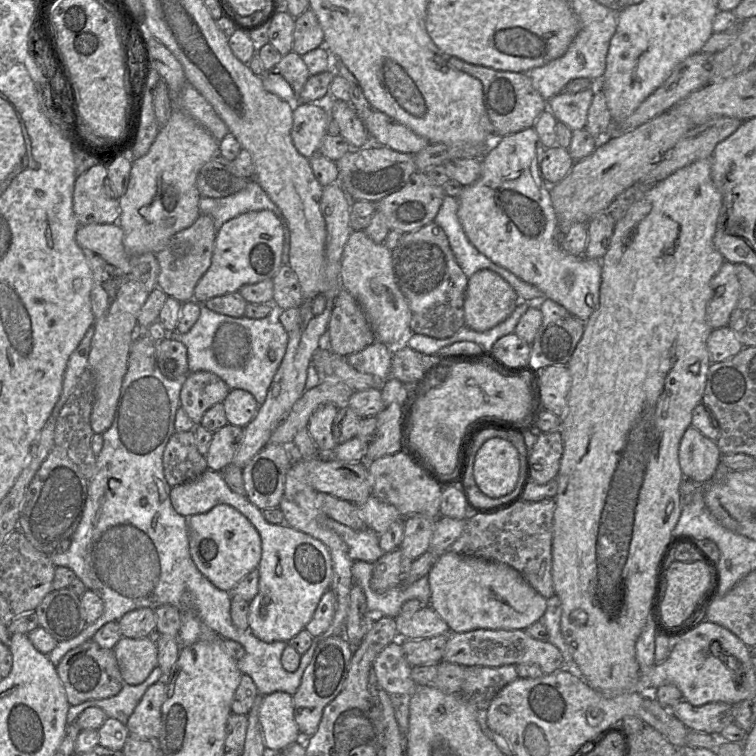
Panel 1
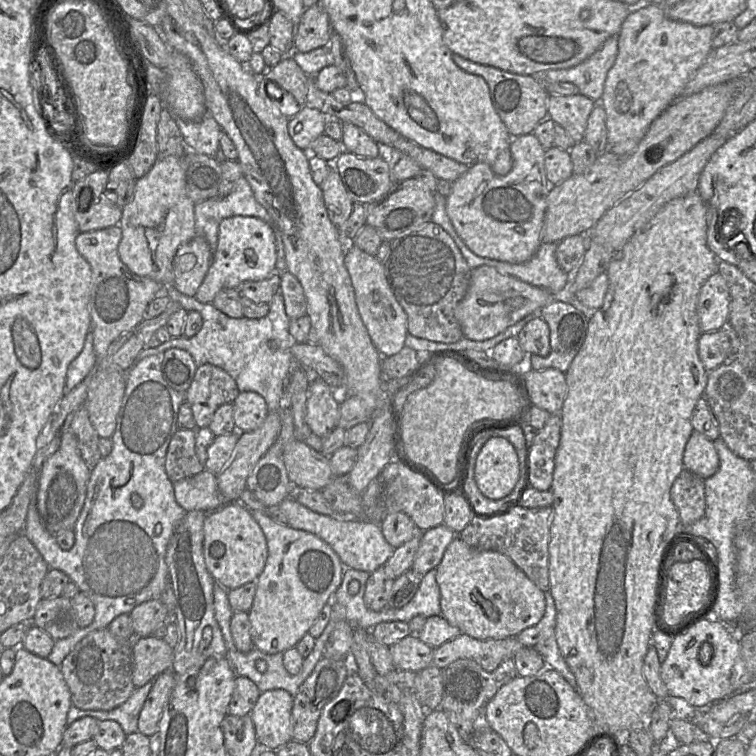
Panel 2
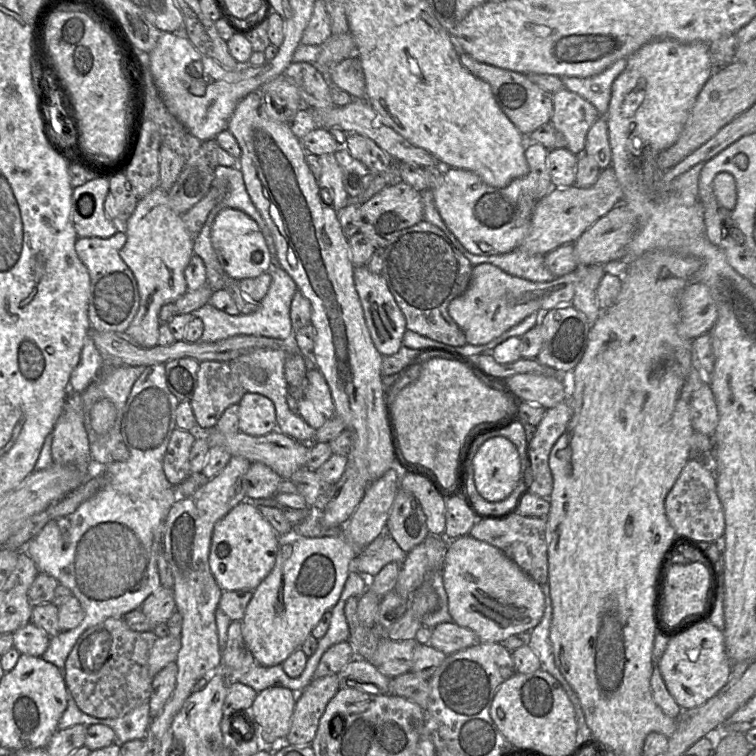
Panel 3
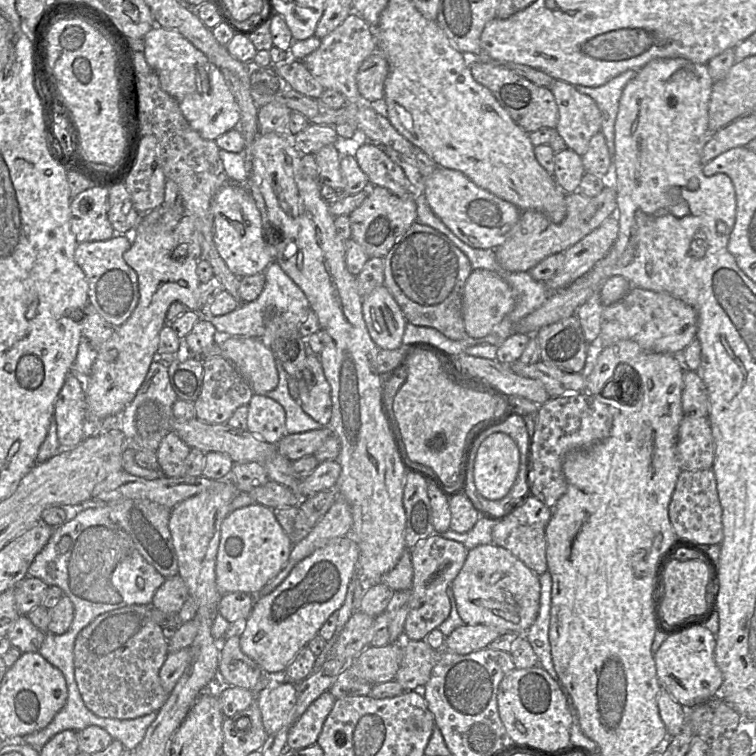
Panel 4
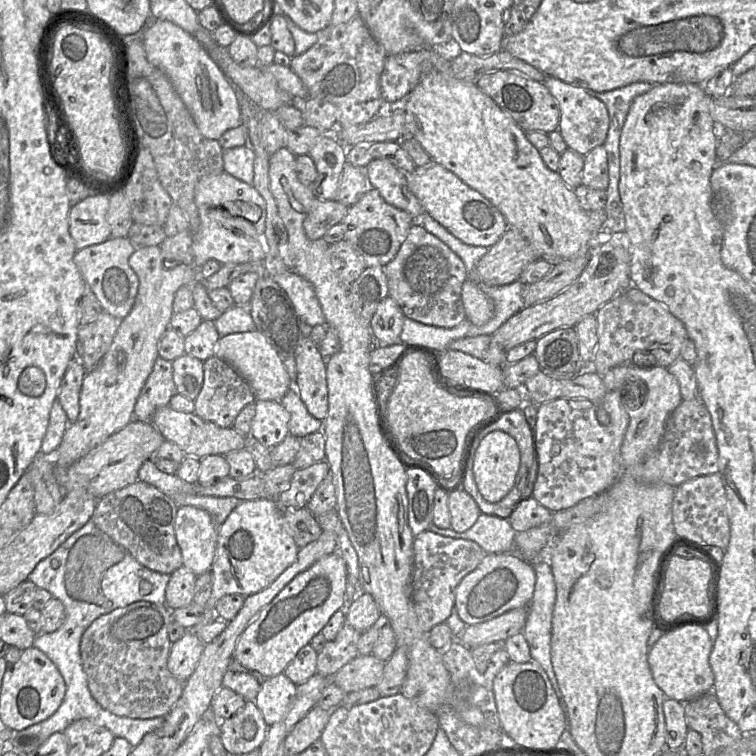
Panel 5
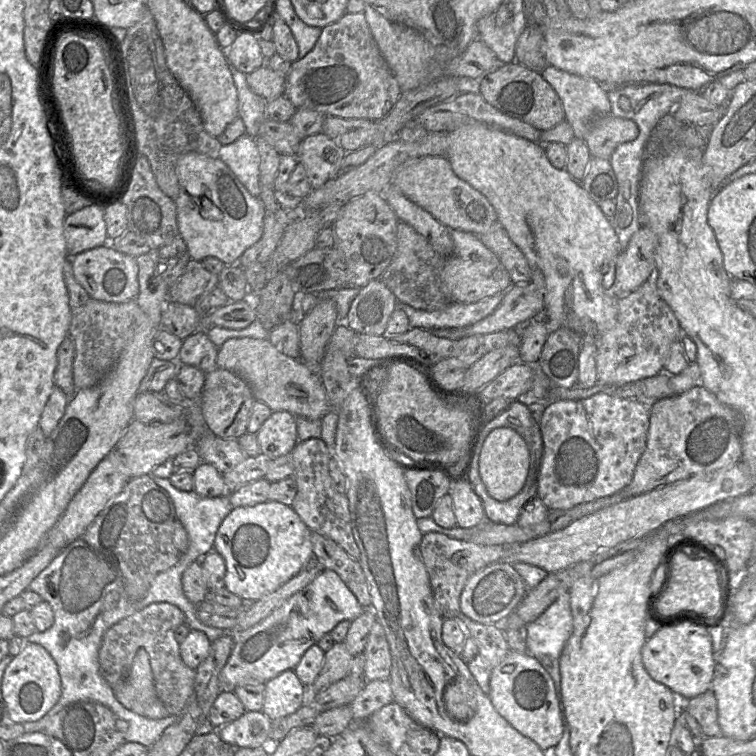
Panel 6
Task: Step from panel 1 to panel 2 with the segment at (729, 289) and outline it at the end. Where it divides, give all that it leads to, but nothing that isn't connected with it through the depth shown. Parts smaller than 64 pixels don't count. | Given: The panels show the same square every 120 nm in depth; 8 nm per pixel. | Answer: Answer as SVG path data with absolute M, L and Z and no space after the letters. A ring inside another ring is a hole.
M717 271L702 285L698 297L697 314L702 333L727 327L730 303L727 283Z

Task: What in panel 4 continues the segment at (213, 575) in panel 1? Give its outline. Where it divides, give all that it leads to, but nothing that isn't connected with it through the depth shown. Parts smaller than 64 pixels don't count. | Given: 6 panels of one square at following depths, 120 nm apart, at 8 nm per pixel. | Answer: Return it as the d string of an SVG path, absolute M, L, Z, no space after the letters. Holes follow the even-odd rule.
M254 503L233 510L221 524L215 574L222 595L242 592L257 595L285 567L293 544L277 521L273 509Z

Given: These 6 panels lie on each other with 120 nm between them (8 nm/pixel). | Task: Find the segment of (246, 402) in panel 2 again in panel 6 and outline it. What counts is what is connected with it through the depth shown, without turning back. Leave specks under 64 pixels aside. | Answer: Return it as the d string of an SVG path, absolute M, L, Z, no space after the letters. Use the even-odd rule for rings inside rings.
M287 411L271 413L256 434L263 455L275 460L294 450L298 443L295 420Z

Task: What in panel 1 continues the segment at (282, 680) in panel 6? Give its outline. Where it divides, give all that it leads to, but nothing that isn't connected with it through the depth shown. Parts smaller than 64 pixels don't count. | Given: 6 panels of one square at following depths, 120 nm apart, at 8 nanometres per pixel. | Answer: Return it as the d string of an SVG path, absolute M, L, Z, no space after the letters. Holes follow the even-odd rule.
M276 691L261 698L259 721L268 750L281 751L290 743L302 740L294 719L293 698L286 692Z

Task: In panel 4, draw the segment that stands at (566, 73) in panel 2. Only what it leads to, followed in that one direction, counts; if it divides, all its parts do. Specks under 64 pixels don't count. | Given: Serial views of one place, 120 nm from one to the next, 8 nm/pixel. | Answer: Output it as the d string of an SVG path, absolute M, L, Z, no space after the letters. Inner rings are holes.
M627 70L626 72L612 78L604 85L598 87L588 87L576 85L580 92L591 97L597 104L601 113L601 132L603 133L609 152L612 156L610 166L609 182L613 185L612 174L614 172L615 155L615 121L619 110L619 101L623 89L628 82L636 75L637 70Z

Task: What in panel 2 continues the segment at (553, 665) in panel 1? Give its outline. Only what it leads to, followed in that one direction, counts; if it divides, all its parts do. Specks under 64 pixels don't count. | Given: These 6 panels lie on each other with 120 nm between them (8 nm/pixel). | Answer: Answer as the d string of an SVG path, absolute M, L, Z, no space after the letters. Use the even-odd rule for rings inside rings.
M461 633L434 649L431 666L444 669L458 659L470 659L486 671L494 671L504 660L514 658L524 646L516 637L480 640Z

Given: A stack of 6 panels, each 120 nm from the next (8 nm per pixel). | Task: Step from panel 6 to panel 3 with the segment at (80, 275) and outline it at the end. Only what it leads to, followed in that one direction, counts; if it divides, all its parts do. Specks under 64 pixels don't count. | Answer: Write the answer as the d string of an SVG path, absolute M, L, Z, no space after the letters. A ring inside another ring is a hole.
M117 231L108 238L78 237L75 250L90 276L88 318L90 330L101 332L125 332L137 314L140 295L131 269L120 257L127 235Z

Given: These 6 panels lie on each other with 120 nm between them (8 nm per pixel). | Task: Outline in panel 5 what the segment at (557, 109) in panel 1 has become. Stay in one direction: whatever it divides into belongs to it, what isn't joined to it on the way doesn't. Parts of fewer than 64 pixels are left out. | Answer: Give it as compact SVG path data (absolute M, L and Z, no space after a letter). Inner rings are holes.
M546 76L544 84L559 104L558 130L568 148L584 156L596 146L604 145L610 123L606 105L595 96L590 95L584 88L558 78Z

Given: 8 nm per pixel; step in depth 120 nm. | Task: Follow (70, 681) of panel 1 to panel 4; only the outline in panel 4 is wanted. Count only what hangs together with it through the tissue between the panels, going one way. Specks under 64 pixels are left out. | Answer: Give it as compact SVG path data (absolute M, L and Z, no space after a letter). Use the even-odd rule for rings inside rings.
M129 605L99 615L78 633L74 643L74 676L85 706L99 717L114 719L134 719L158 712L169 697L159 678L168 653L168 641L163 628L151 617L151 606Z

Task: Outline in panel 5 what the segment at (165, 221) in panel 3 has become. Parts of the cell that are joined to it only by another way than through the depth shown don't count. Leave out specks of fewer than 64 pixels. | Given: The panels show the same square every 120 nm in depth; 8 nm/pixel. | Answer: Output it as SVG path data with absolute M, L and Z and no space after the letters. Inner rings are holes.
M160 246L136 248L128 262L139 280L134 305L120 321L108 351L97 366L85 374L79 397L79 416L75 422L68 424L59 447L51 457L54 468L68 469L133 420L134 406L155 360L159 357L158 344L169 328L174 314L174 296L180 287L187 286L191 290L193 308L203 320L215 322L222 315L209 299L205 281L200 278L198 268L183 264L166 268Z

